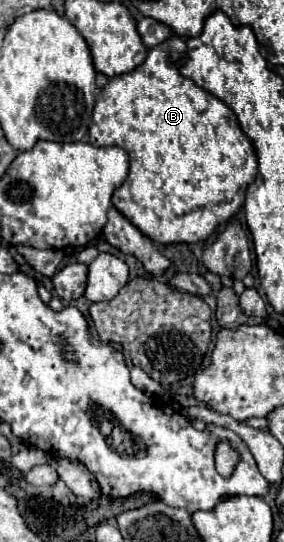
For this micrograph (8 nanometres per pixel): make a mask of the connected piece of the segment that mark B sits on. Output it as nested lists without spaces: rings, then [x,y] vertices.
[[[176,34],[150,48],[144,64],[108,80],[96,98],[90,126],[90,144],[118,146],[130,156],[130,174],[112,194],[112,204],[152,242],[160,244],[206,240],[218,224],[236,214],[244,202],[246,188],[258,174],[254,146],[242,132],[232,108],[194,82],[188,82],[174,66],[174,62],[186,58],[186,54],[186,40]]]

